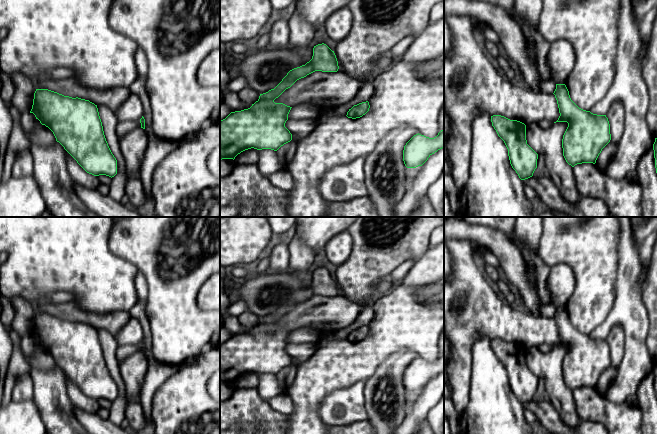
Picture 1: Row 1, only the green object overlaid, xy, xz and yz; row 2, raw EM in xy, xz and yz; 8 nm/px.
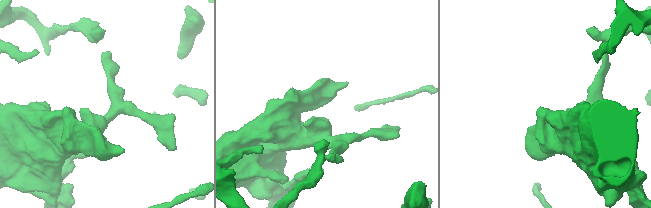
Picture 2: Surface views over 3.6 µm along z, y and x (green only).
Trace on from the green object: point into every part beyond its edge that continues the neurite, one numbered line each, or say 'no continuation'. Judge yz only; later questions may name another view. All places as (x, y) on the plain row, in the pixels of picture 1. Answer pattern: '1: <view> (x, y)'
no continuation

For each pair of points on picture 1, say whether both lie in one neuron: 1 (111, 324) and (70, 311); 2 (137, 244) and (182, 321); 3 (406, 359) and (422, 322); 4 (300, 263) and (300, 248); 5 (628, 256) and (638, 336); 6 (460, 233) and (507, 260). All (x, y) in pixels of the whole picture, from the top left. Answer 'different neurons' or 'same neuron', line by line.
1: same neuron
2: same neuron
3: different neurons
4: same neuron
5: same neuron
6: same neuron

